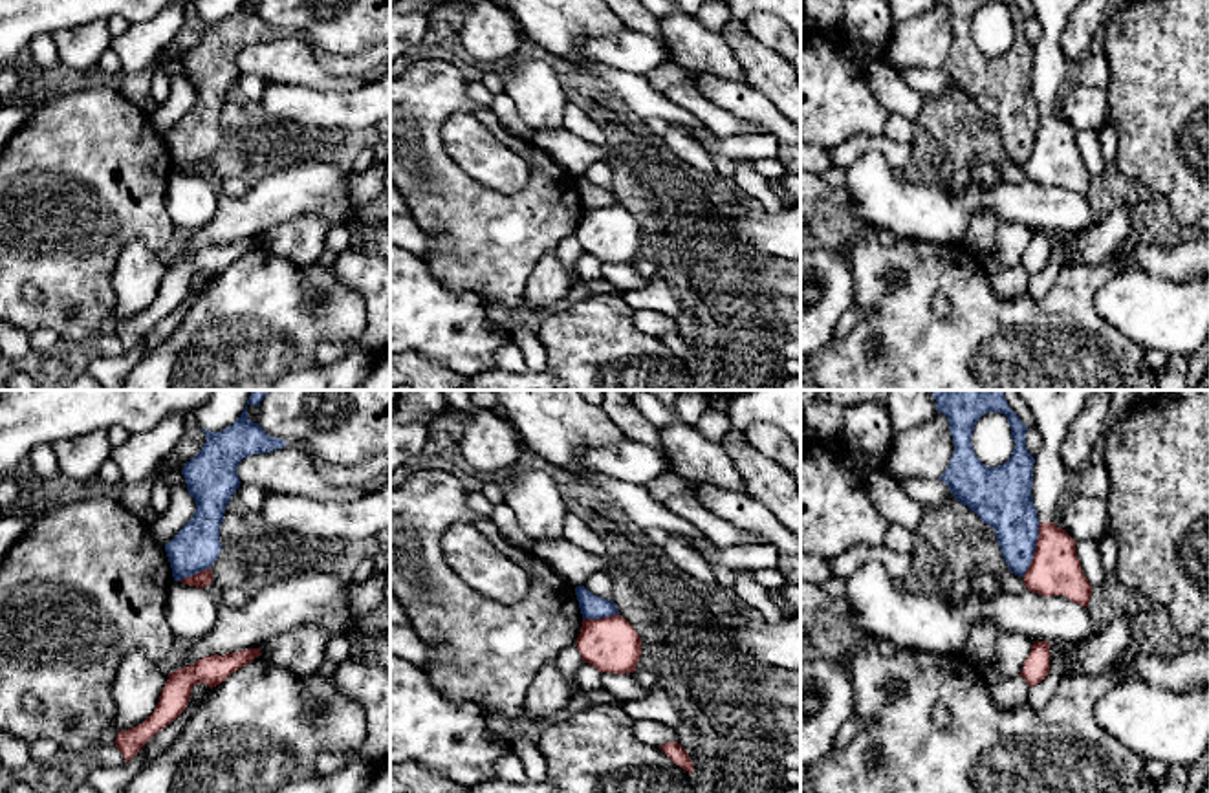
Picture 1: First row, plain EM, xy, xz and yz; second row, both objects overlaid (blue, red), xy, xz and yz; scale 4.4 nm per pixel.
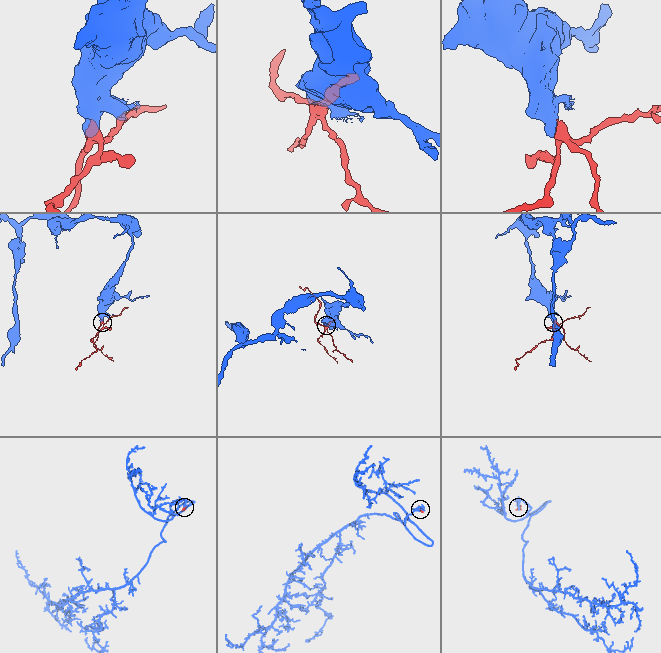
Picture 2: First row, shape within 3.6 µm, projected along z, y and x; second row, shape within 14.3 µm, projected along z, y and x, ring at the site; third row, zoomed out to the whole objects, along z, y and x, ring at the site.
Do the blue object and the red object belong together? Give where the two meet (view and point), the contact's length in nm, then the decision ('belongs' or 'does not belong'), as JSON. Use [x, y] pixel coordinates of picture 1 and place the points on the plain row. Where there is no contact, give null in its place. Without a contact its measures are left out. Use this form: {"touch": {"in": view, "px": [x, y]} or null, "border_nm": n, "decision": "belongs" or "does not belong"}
{"touch": {"in": "yz", "px": [1034, 140]}, "border_nm": 260, "decision": "does not belong"}

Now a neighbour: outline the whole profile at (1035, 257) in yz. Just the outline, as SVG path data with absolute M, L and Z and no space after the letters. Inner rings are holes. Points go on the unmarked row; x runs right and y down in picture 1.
M1037 231L1031 234L1031 242L1024 251L1020 266L1026 269L1029 277L1039 275L1046 269L1050 260L1050 233Z

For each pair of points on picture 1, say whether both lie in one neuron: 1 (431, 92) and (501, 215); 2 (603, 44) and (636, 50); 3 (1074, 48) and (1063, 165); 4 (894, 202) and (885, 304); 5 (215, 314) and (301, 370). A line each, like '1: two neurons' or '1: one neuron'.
1: one neuron
2: one neuron
3: two neurons
4: two neurons
5: one neuron

